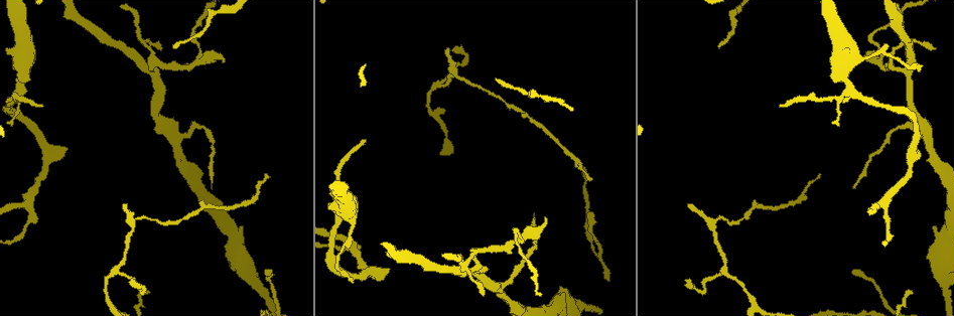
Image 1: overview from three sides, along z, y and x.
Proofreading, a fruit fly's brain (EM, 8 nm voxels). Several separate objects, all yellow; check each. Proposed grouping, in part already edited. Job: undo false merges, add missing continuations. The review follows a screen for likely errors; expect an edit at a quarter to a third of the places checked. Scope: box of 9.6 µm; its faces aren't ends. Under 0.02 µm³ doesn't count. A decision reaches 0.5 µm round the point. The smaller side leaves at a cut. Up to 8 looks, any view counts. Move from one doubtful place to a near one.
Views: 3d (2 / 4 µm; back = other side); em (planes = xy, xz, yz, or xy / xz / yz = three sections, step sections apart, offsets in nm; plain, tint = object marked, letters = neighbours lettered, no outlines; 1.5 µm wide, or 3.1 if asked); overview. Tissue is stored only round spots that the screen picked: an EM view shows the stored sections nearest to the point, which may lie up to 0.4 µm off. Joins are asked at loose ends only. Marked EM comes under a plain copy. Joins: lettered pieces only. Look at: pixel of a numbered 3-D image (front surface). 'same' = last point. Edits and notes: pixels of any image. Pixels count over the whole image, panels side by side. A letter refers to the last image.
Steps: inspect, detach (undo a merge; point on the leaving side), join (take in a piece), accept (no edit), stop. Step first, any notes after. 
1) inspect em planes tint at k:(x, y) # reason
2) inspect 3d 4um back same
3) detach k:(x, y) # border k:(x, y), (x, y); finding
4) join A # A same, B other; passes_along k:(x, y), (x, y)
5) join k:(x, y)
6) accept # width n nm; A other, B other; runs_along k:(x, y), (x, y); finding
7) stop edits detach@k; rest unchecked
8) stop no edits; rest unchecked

inspect em planes letters at 1:(688, 206) # free end

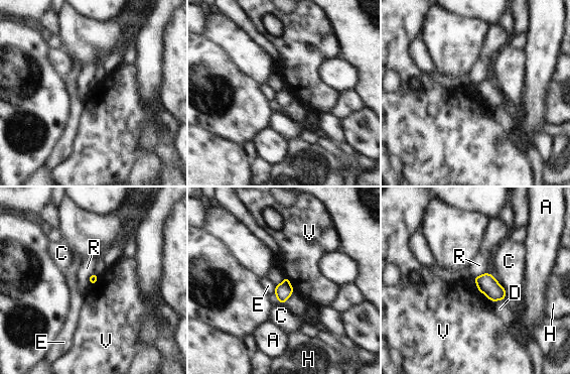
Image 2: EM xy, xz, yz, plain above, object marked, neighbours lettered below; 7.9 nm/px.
accept # A other, C other, D other, E other, H other, R other, V other; border 2:(486, 271), (473, 278), (477, 289); no lettered piece goes on from it

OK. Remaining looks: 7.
inspect 3d 4um at 1:(363, 139) # branch stops here

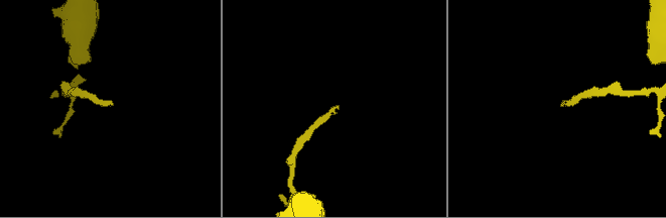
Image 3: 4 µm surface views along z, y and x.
inspect em planes letters at 3:(336, 106)

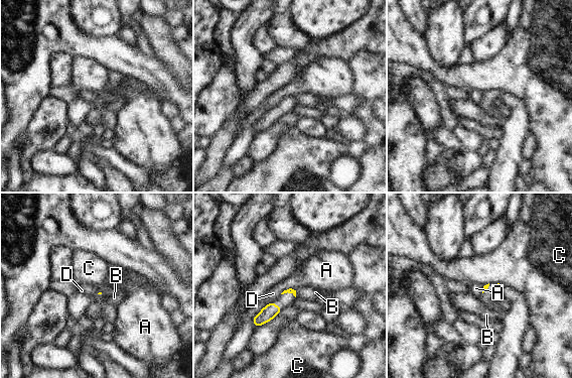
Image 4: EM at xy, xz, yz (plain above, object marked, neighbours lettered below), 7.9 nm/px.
accept # A other, B other, C other, D other; border 4:(274, 299), (265, 306); none of them fits

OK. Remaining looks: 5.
inspect em planes letters at 1:(350, 235) # thick turns thin

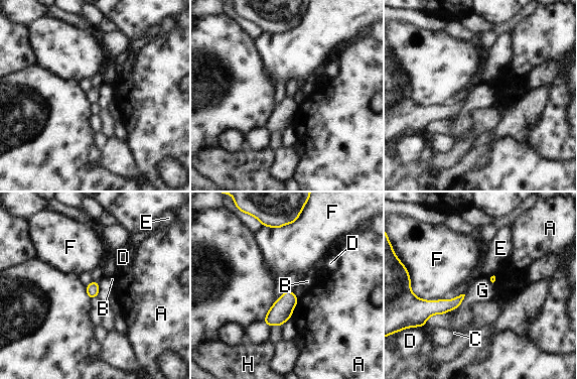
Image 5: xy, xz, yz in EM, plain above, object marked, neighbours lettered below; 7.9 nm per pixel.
accept # longest_contact G 420 nm; A other, B other, C other, D other, E other, F other, G other, H other; border 5:(465, 294), (423, 325); one neuron here

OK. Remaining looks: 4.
stop no edits; rest unchecked

